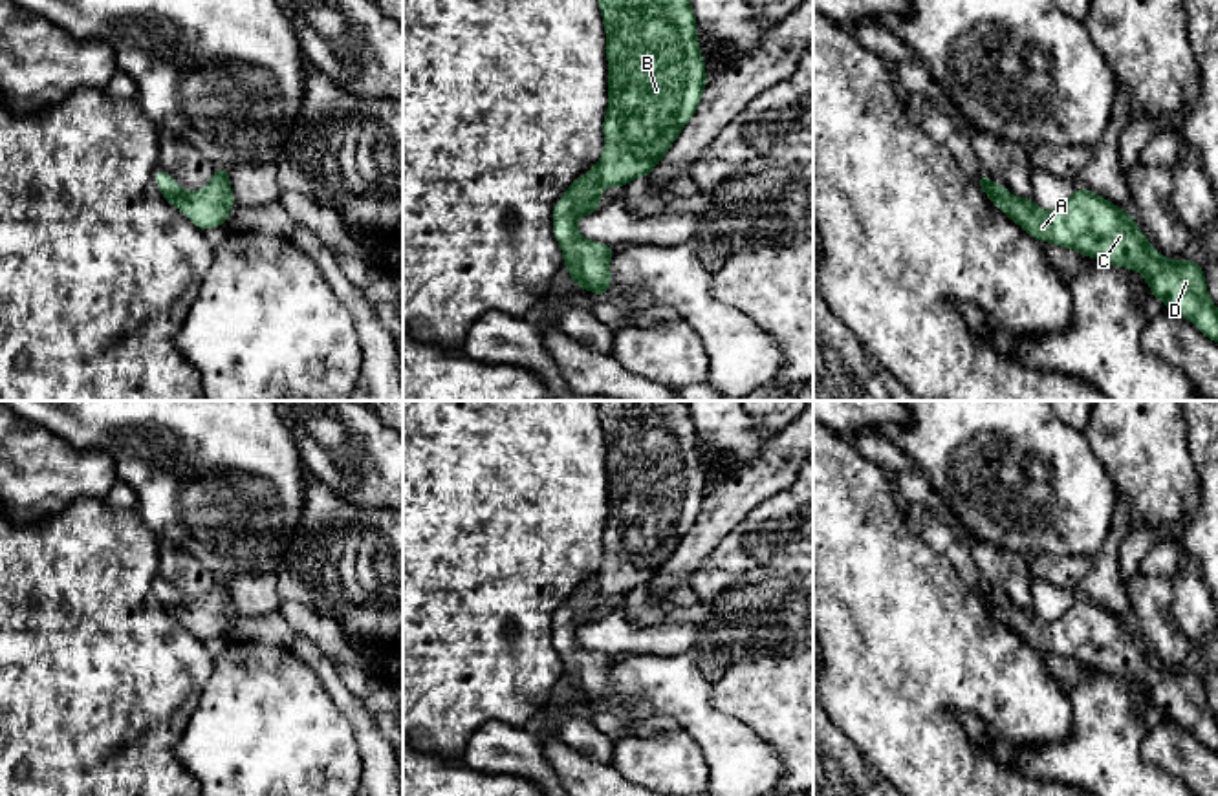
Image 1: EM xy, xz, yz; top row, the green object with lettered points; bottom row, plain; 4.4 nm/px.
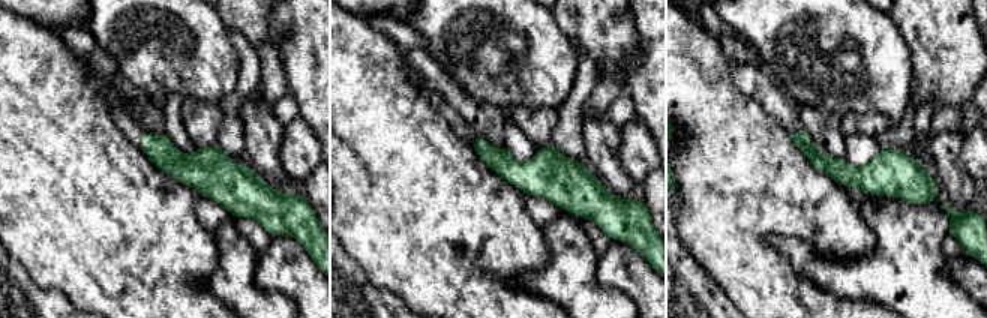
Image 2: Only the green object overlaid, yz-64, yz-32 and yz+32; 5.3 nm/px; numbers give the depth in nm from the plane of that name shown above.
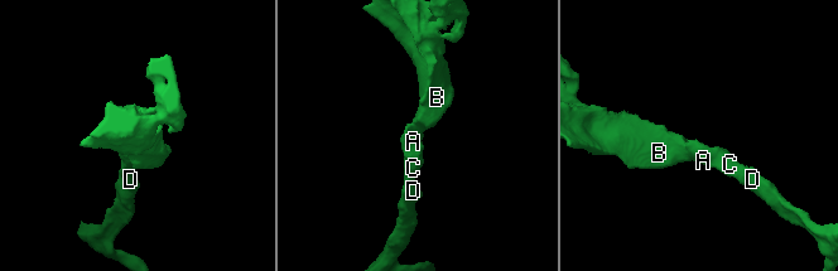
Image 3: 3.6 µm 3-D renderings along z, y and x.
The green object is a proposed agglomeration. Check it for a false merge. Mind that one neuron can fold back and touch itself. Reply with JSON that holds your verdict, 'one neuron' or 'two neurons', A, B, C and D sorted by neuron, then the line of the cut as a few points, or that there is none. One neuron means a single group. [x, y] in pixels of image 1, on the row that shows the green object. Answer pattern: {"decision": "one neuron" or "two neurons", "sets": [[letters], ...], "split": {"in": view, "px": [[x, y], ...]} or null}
{"decision": "one neuron", "sets": [["A", "B", "C", "D"]], "split": null}

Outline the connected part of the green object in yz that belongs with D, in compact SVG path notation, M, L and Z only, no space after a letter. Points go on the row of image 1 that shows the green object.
M985 172L976 181L989 201L1035 240L1137 271L1152 296L1218 342L1218 309L1209 296L1203 267L1159 254L1128 210L1088 188L1075 188L1059 209L1044 210L1031 198L1013 196Z

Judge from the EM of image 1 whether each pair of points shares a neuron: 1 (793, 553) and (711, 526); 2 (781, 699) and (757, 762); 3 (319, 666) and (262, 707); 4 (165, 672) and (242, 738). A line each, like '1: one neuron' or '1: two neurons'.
1: two neurons
2: two neurons
3: two neurons
4: two neurons

